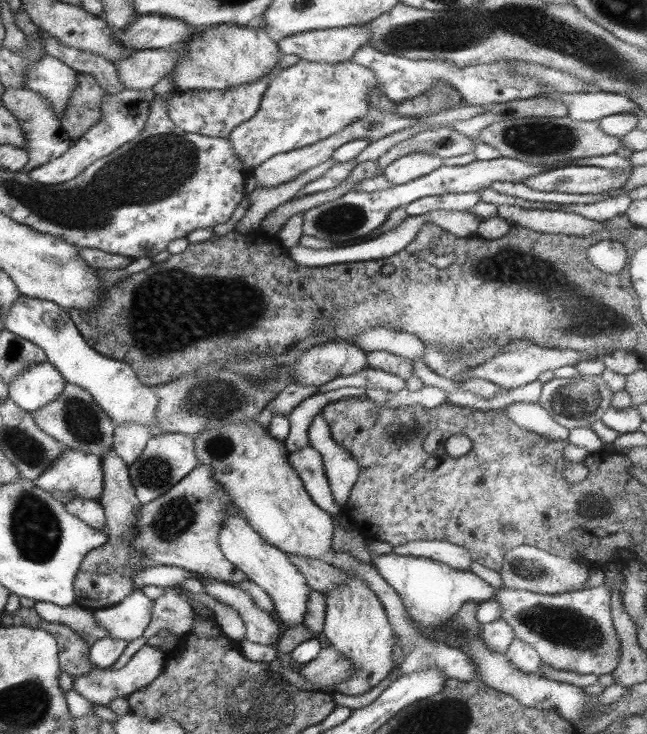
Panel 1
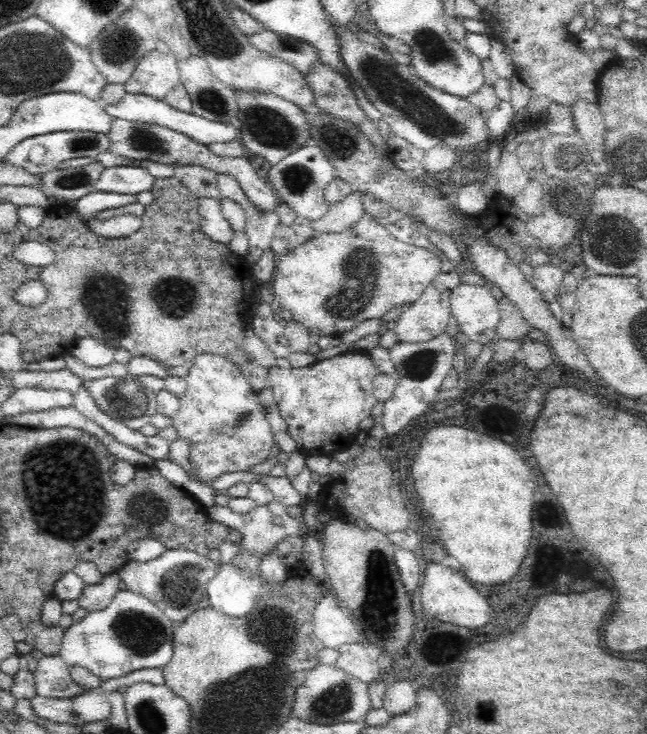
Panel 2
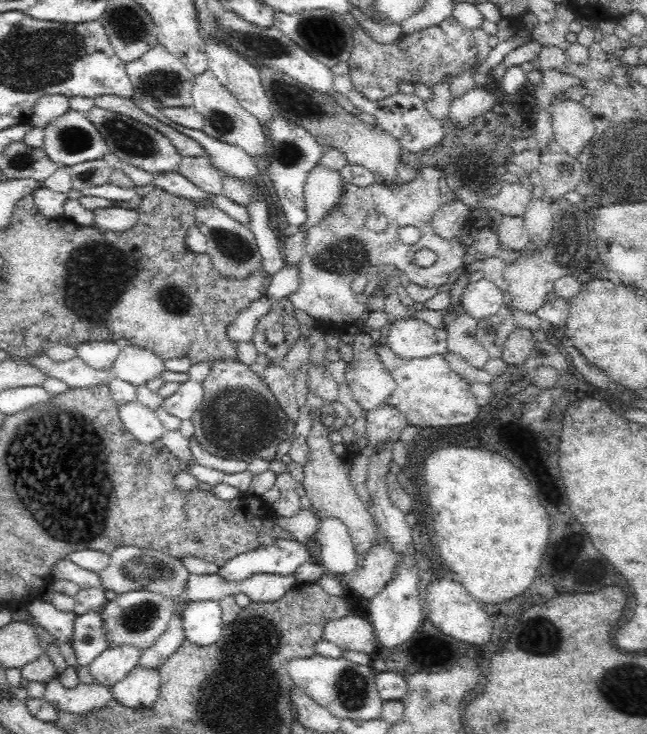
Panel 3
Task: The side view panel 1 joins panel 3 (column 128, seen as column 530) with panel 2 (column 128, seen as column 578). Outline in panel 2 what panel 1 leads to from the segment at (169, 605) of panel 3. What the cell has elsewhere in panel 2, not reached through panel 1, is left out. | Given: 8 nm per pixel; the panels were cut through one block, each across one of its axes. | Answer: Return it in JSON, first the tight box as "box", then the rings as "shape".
{"box":[59,589,176,682],"shape":[[[120,589],[112,599],[112,602],[101,611],[89,612],[82,622],[74,623],[67,629],[63,629],[63,639],[59,655],[66,663],[66,667],[81,666],[90,673],[106,682],[110,678],[126,676],[130,672],[143,668],[161,668],[171,661],[173,657],[173,634],[176,625],[170,621],[161,608],[158,608],[145,596]]]}

